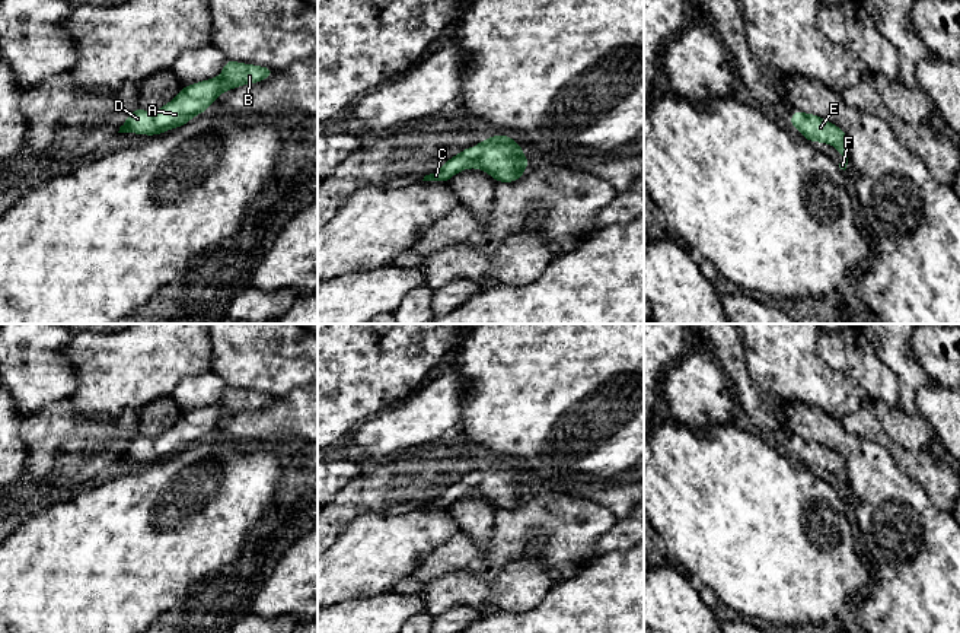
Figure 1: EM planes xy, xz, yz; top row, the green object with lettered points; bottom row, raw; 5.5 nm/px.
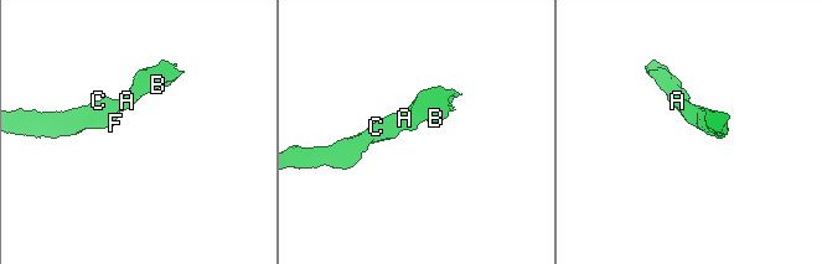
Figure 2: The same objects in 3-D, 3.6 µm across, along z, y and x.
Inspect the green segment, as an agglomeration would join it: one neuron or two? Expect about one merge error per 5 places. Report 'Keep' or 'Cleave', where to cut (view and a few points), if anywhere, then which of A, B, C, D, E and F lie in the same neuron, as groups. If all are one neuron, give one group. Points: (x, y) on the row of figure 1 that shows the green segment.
Keep. No split. Groups: A B C D E F

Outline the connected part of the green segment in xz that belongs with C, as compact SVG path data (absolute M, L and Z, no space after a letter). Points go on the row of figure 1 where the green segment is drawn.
M504 134L482 139L475 147L466 147L447 159L440 169L425 175L422 181L449 182L457 172L476 168L491 175L497 182L516 182L529 168L529 159L522 153L522 147Z

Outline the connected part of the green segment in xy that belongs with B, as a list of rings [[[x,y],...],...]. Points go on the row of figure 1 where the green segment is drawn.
[[[226,60],[223,71],[214,77],[184,86],[181,92],[157,111],[135,108],[118,133],[156,136],[189,123],[202,114],[230,89],[253,85],[274,74],[274,69]]]

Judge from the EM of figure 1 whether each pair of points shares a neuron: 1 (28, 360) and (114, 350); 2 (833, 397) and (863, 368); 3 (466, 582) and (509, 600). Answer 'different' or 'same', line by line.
1: different
2: different
3: same

